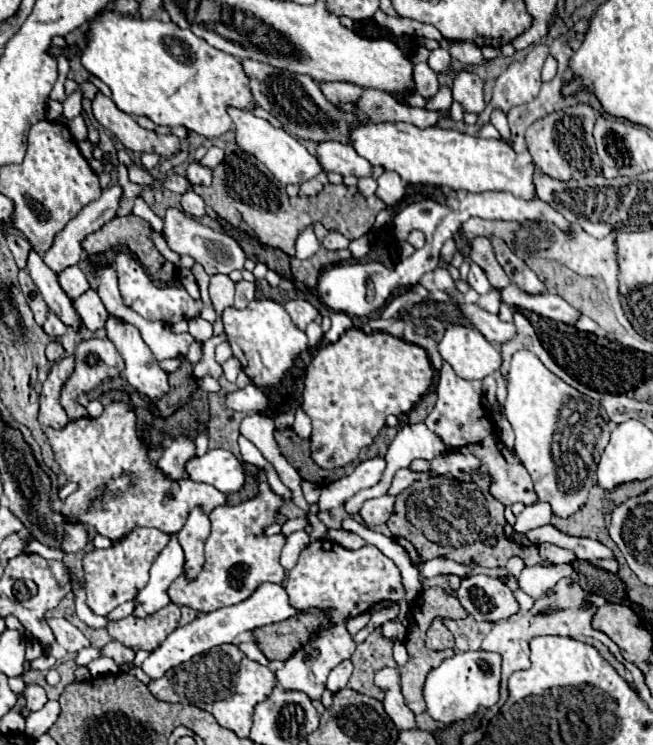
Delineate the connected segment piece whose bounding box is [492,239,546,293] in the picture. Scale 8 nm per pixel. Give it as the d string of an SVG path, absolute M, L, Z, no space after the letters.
M492 239L494 243L494 253L496 259L500 263L500 267L504 269L504 273L510 277L510 281L514 281L516 285L520 285L520 289L524 289L526 293L546 293L546 285L536 277L536 273L526 267L524 261L520 261L500 239Z

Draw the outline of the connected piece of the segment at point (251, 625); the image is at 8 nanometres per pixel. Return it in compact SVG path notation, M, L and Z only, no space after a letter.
M264 583L246 601L242 601L238 605L230 605L230 607L218 609L218 611L212 611L212 613L204 613L198 619L194 619L192 623L188 623L188 625L178 627L176 631L172 631L168 635L168 639L156 651L152 651L150 657L142 663L142 671L150 679L158 679L168 669L172 669L172 667L176 667L176 665L180 665L184 661L190 661L194 655L200 655L200 653L216 647L216 645L222 645L222 643L232 643L244 631L252 631L252 629L258 629L258 627L270 625L270 623L278 623L278 621L290 619L290 617L294 617L298 613L302 613L302 611L294 609L288 603L288 595L282 589L282 585Z

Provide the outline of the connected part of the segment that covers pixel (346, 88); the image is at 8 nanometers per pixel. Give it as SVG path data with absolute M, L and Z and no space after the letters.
M320 83L320 89L334 105L356 103L358 97L362 95L362 89L352 83Z

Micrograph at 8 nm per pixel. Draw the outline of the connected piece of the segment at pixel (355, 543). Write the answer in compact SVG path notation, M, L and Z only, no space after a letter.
M332 529L330 533L328 533L332 539L336 539L336 543L340 543L342 547L346 547L346 549L362 549L364 545L366 545L366 541L362 539L362 537L358 537L356 533L346 533L346 531L336 531L336 529Z

